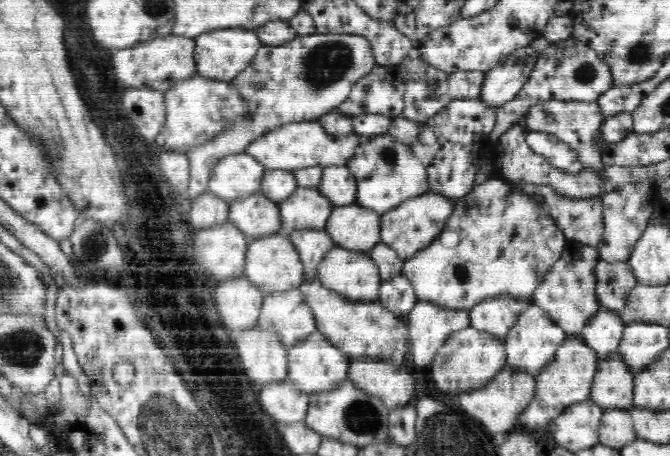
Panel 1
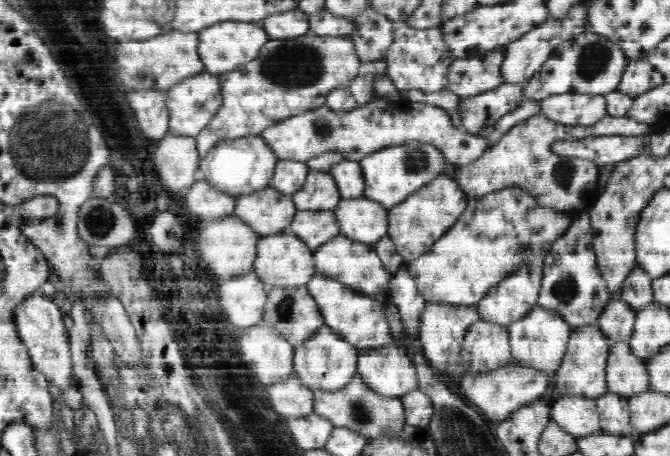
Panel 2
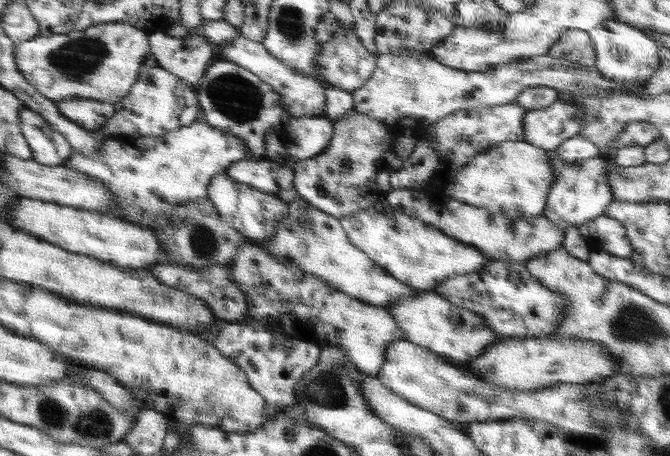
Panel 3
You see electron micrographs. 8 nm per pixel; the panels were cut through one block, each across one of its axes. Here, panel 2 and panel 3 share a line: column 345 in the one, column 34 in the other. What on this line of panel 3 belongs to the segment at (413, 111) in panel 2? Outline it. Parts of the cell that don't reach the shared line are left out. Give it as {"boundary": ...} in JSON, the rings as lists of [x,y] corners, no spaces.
{"boundary":[[[23,106],[18,115],[25,146],[32,151],[32,159],[36,162],[58,166],[74,154],[71,144],[63,134],[44,121],[40,114]]]}

